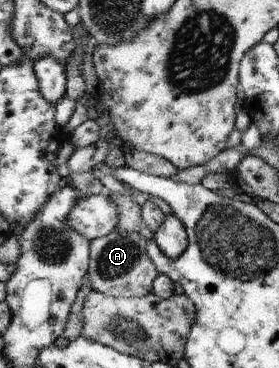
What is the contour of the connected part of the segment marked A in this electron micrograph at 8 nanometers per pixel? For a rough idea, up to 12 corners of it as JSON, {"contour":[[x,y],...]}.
{"contour":[[138,232],[90,243],[89,283],[111,297],[153,291],[158,266]]}

